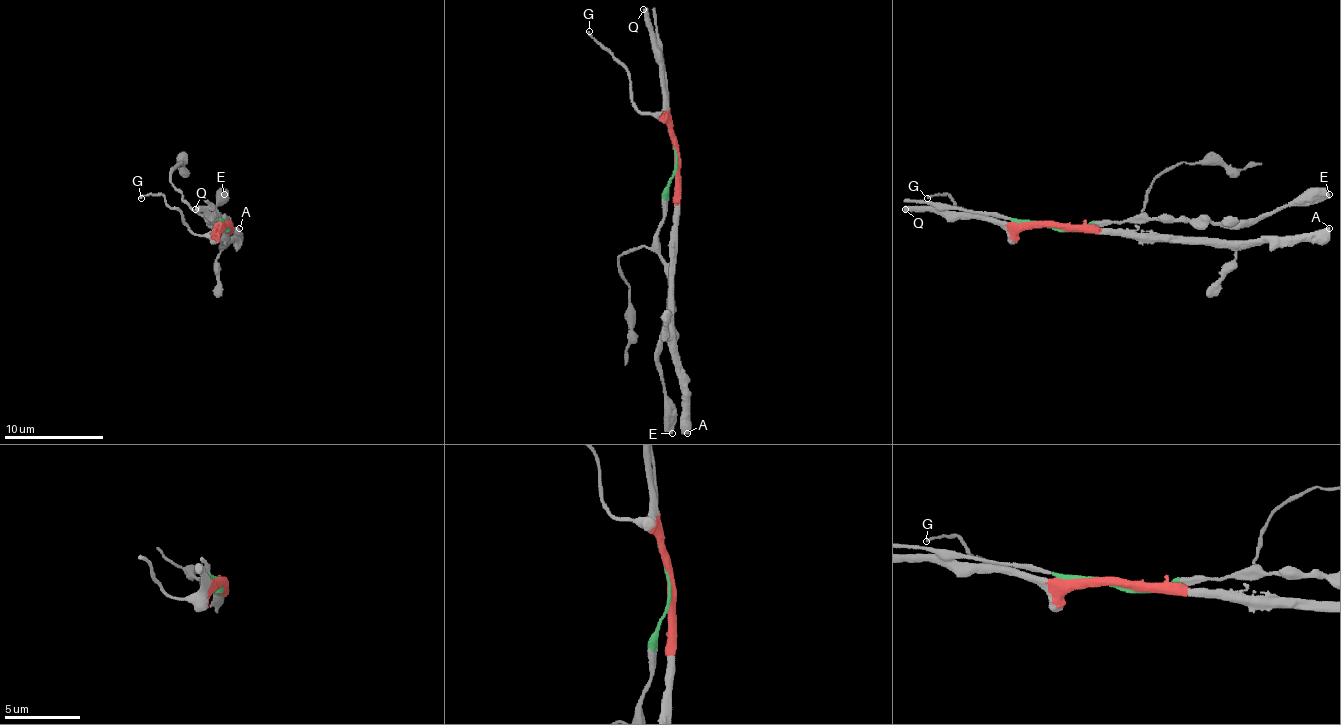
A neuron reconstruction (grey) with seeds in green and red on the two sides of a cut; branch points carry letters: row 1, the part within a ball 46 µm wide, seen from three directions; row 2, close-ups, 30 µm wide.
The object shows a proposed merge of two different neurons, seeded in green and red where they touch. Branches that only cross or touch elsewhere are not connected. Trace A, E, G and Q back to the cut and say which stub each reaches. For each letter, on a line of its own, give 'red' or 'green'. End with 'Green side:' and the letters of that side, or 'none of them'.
A: red
E: green
G: red
Q: red
Green side: E

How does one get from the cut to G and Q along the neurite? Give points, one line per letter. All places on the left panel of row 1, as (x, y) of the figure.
G: (227, 225), (214, 233), (195, 235), (182, 223), (180, 213), (163, 196), (148, 193), (140, 198)
Q: (227, 225), (207, 211), (195, 208)

